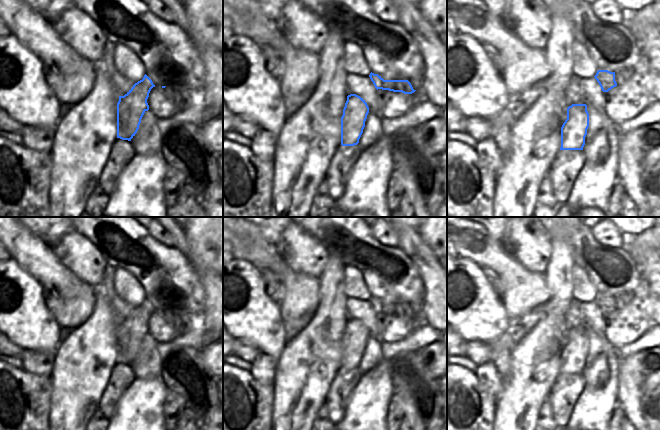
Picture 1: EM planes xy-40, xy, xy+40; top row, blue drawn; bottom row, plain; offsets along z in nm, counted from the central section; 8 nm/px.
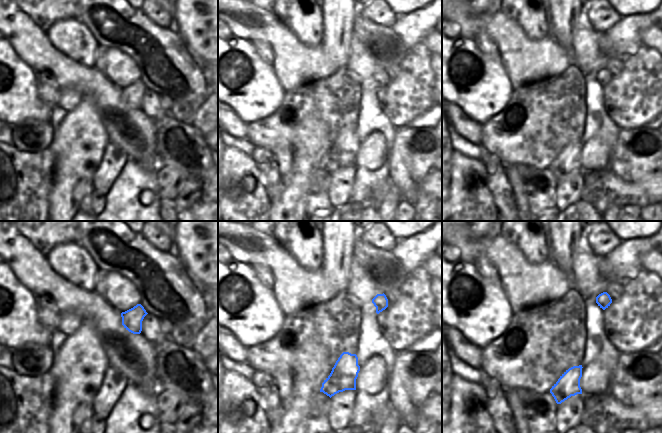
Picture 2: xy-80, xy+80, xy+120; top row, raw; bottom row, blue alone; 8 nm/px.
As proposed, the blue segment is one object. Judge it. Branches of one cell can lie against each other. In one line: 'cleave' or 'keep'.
cleave

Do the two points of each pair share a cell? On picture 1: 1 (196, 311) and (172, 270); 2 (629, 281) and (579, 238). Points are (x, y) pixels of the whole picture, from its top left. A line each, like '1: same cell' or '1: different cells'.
1: same cell
2: same cell

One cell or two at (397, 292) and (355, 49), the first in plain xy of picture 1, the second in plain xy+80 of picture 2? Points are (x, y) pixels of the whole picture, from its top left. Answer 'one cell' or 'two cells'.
two cells

